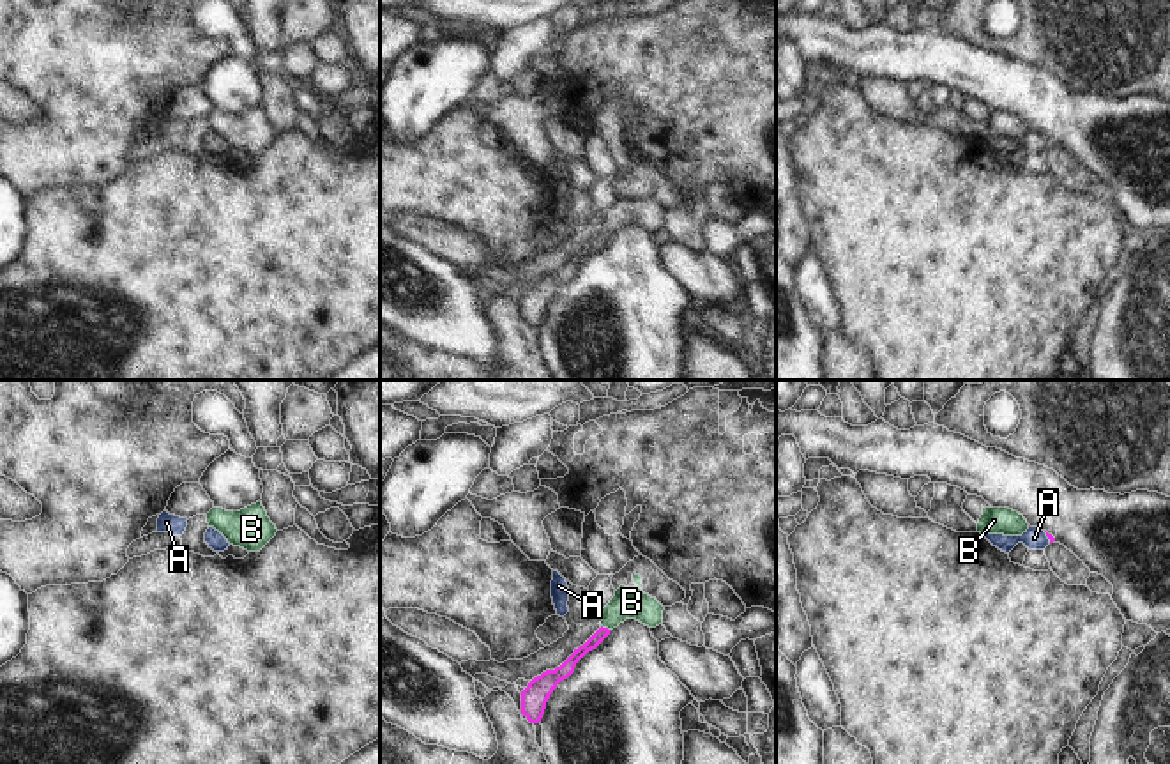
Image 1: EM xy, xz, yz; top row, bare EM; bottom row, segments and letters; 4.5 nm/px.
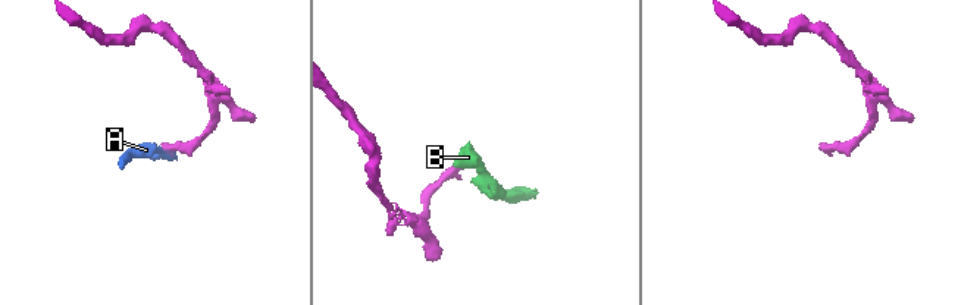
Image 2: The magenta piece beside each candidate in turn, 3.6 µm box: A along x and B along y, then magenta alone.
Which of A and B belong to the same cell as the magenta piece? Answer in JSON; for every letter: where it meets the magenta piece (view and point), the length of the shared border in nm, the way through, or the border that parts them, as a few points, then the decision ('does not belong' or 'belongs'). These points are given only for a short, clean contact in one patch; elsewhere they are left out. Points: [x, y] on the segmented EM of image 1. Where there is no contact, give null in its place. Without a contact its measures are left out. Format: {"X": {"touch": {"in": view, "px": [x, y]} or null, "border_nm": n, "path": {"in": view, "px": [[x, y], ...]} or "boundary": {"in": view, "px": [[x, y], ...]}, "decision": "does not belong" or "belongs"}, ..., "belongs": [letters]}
{"A": {"touch": {"in": "yz", "px": [1047, 534]}, "border_nm": 70, "boundary": {"in": "yz", "px": [[1043, 531], [1050, 542]]}, "decision": "does not belong"}, "B": {"touch": {"in": "xz", "px": [607, 628]}, "border_nm": 50, "path": {"in": "xz", "px": [[568, 667], [607, 628], [630, 602]]}, "decision": "belongs"}, "belongs": ["B"]}

